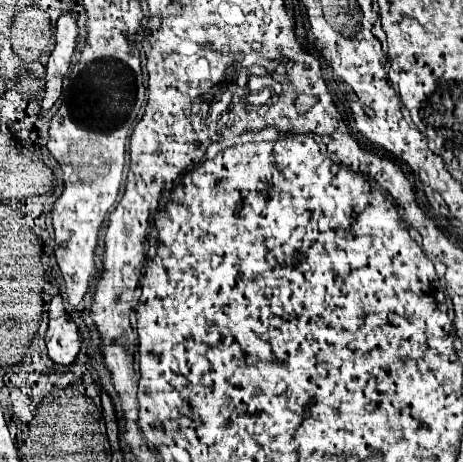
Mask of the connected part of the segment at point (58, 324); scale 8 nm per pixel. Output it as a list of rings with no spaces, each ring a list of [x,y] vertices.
[[[62,295],[52,297],[48,303],[48,315],[50,315],[50,325],[46,331],[46,351],[48,357],[56,365],[70,365],[78,351],[80,351],[80,333],[76,323],[70,319],[70,315],[64,309]]]

